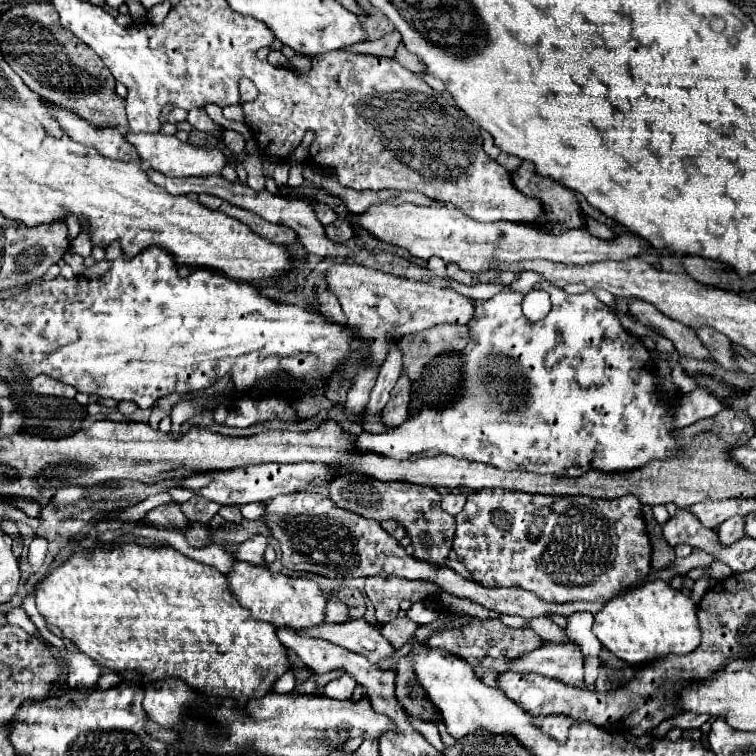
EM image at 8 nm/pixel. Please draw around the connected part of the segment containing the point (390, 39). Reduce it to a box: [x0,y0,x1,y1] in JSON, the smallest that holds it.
[345,31,401,57]

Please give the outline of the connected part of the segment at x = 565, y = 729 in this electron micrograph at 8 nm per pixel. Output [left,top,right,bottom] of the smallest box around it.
[541,715,571,743]

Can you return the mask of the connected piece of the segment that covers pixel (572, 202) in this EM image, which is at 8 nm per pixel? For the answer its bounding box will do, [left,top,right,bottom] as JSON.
[513,161,585,233]

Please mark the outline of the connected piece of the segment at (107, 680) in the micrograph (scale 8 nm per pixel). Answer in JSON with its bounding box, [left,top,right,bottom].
[97,673,123,689]

